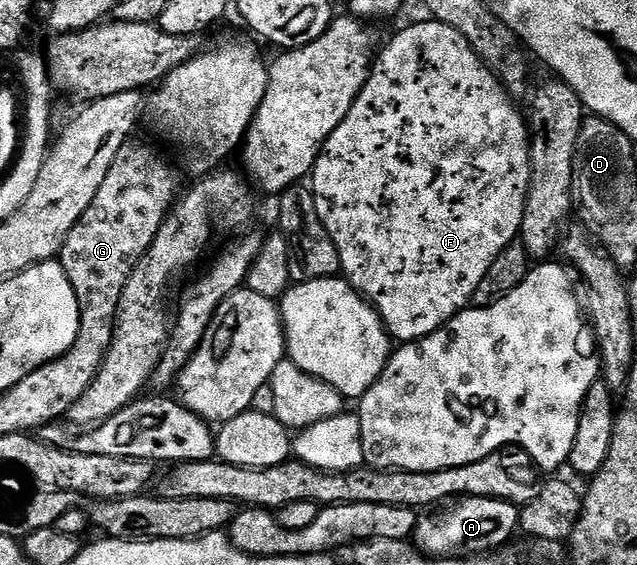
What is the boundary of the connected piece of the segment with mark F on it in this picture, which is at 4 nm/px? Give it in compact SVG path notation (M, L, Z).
M424 19L418 25L409 25L402 33L393 37L385 50L376 54L371 72L361 93L355 99L347 119L335 127L333 134L325 141L325 147L317 157L311 174L311 188L319 219L331 235L339 251L341 273L346 281L376 309L381 322L389 331L394 342L417 341L431 335L451 320L472 302L473 292L479 287L487 267L495 263L495 255L503 251L512 241L518 240L525 200L529 194L531 163L529 162L529 127L526 118L516 109L514 98L501 87L493 72L477 57L467 39L441 21Z

